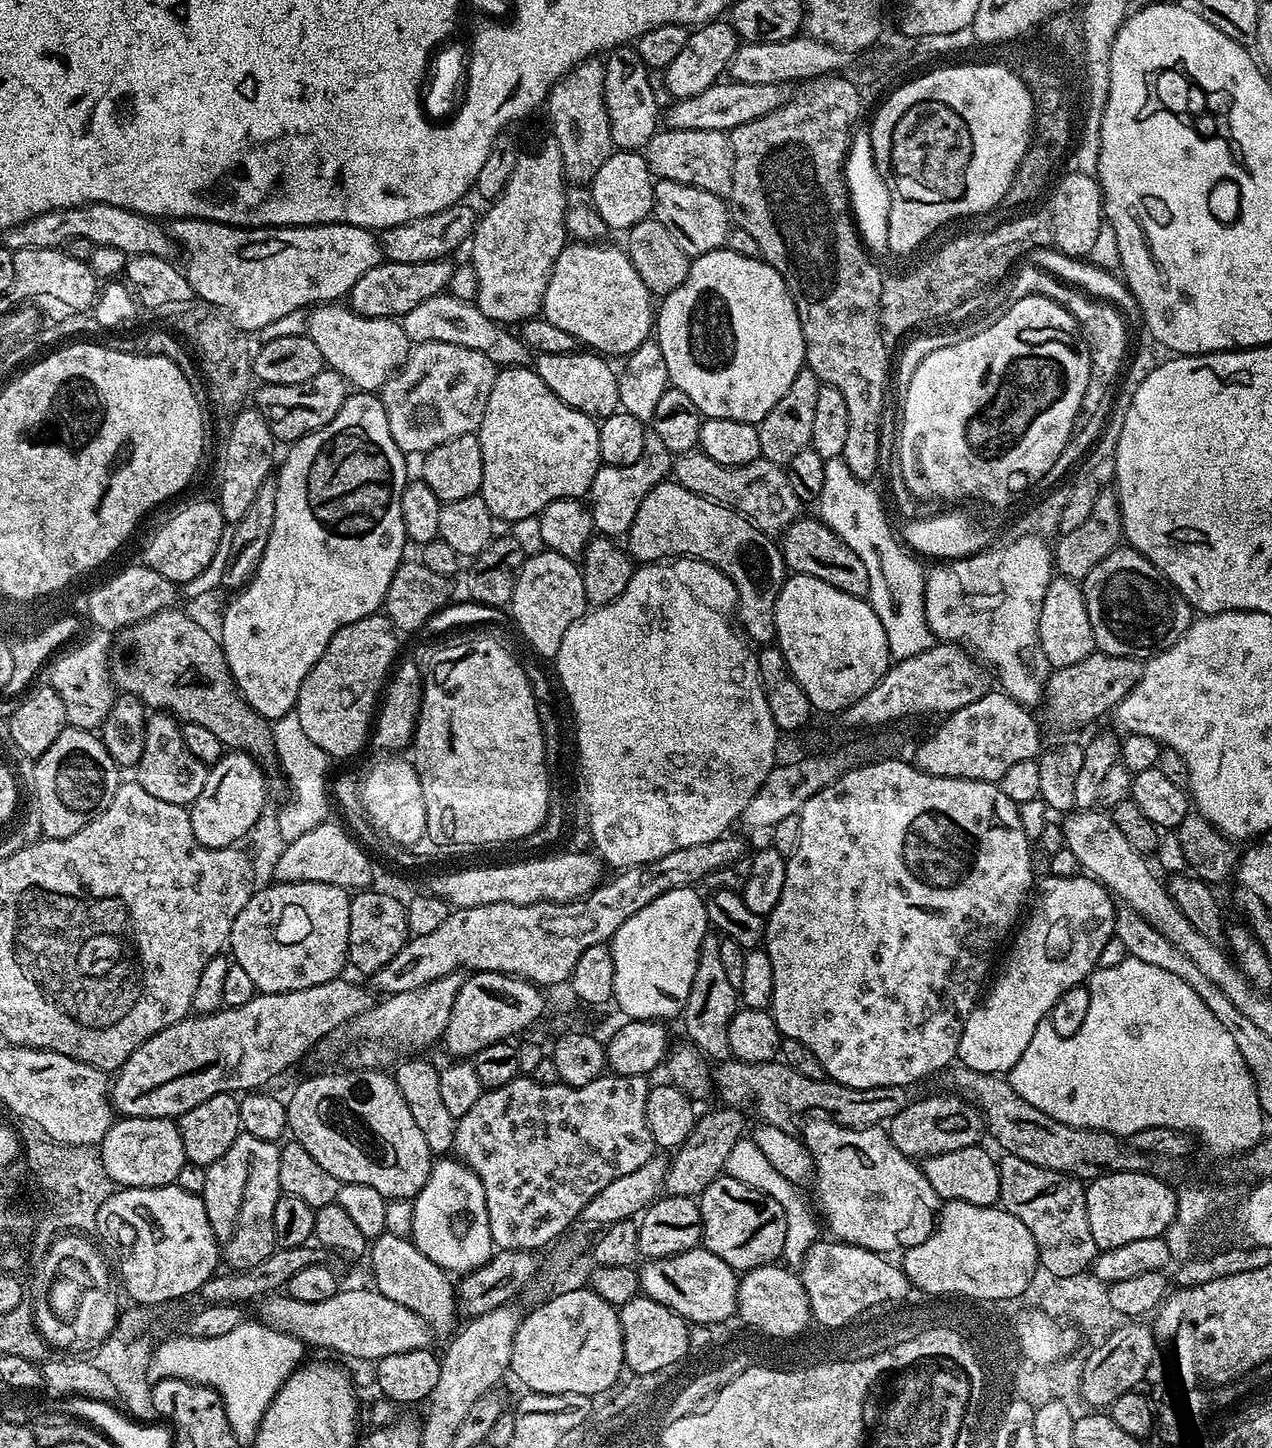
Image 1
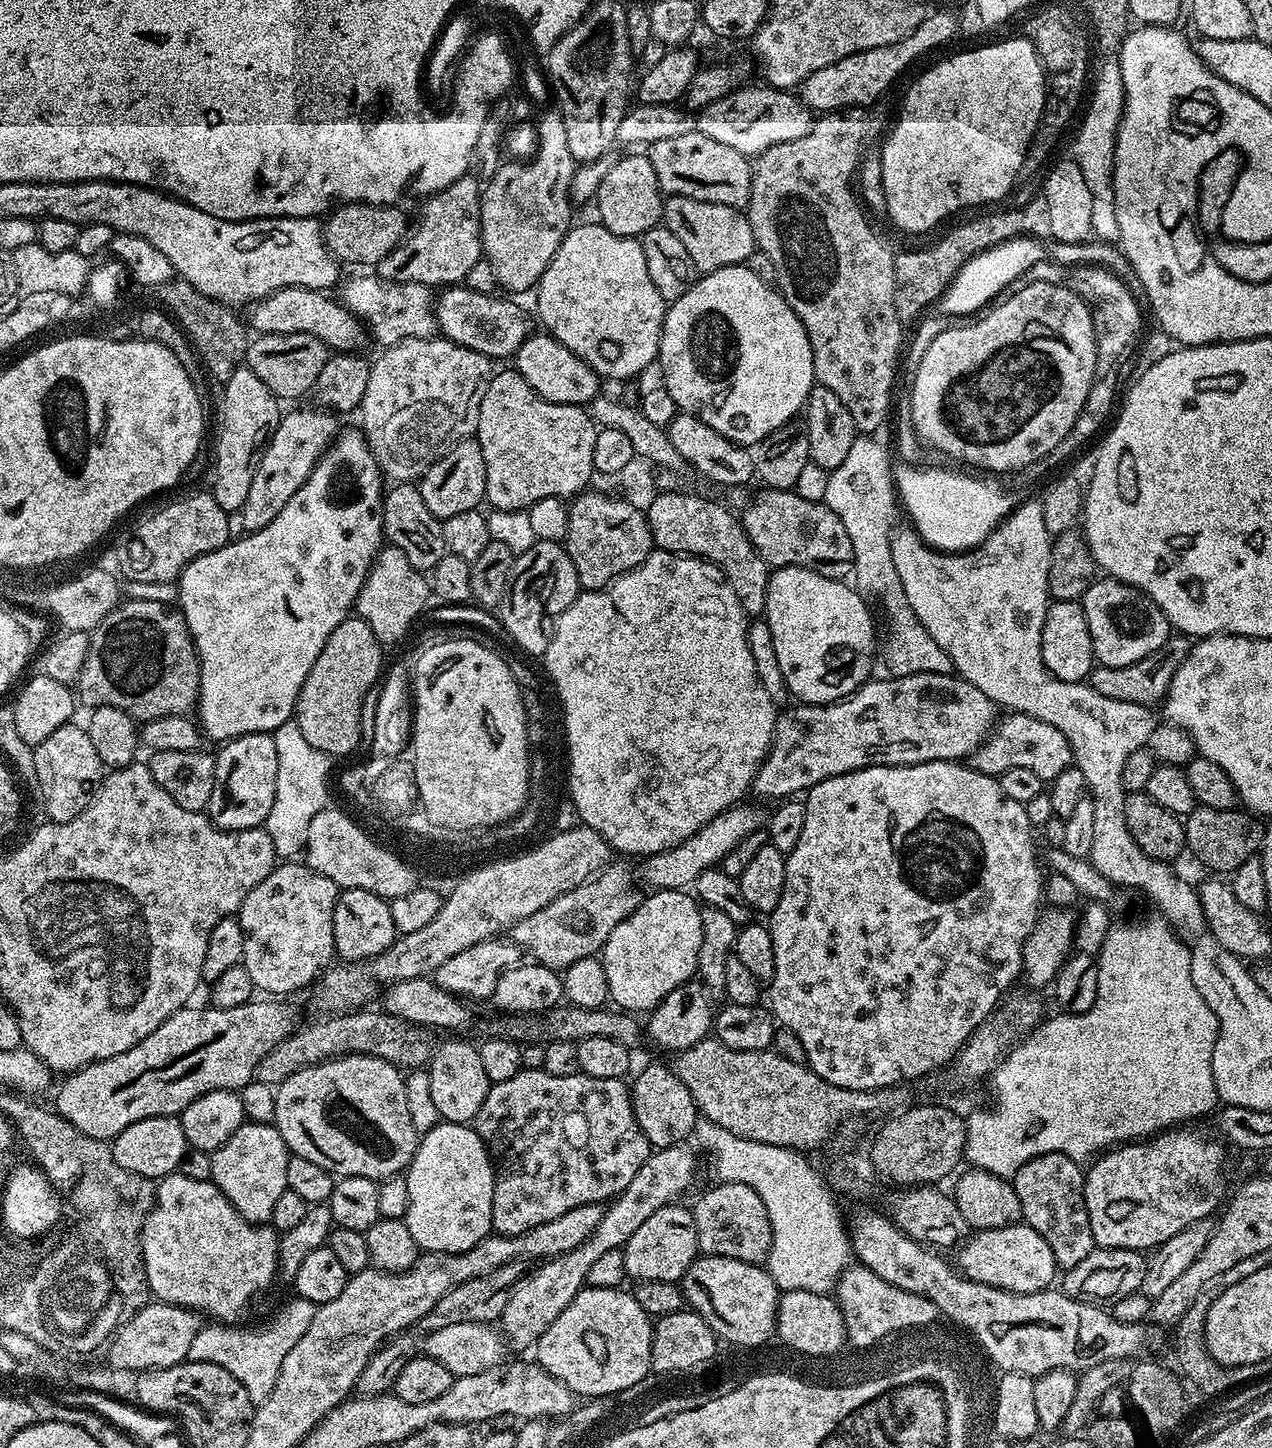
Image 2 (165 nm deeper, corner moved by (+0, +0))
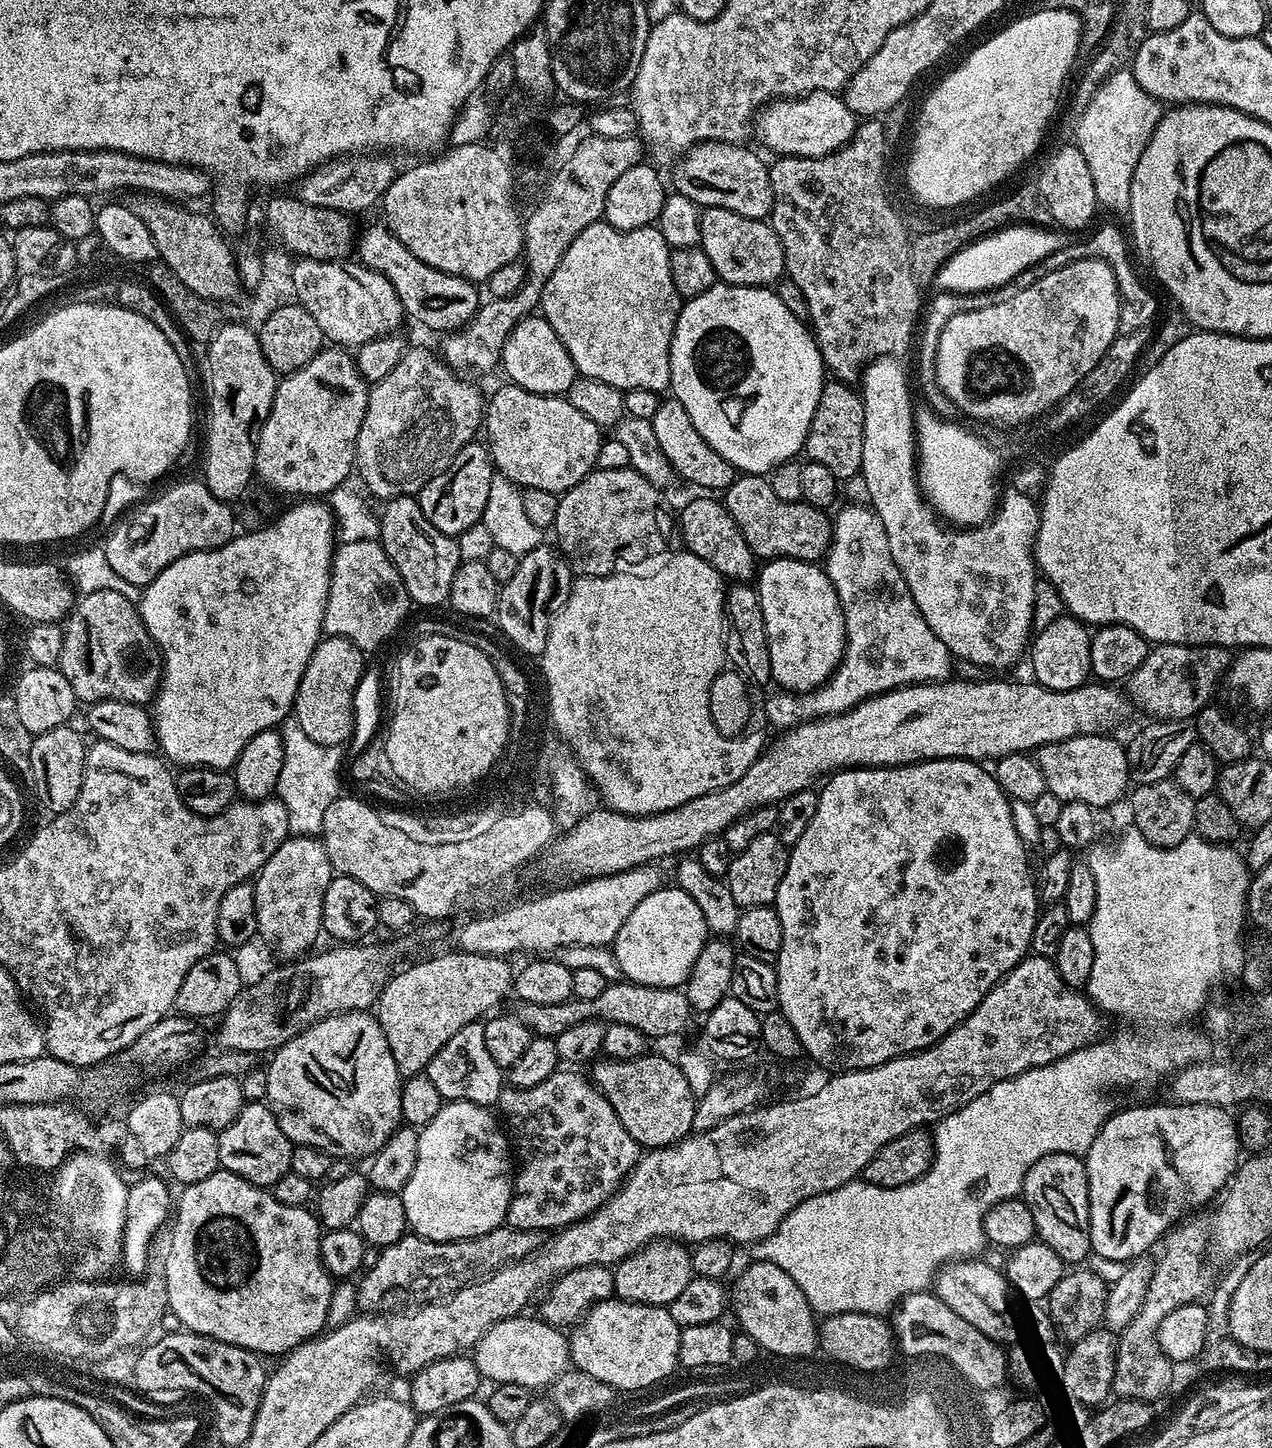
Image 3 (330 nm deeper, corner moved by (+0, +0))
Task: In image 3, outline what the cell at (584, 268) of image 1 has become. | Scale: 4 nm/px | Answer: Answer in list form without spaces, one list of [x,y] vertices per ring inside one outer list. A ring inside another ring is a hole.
[[[597,222],[586,226],[586,230],[582,230],[582,234],[578,234],[578,238],[574,238],[574,242],[570,242],[562,262],[558,262],[558,270],[554,270],[554,274],[550,274],[550,282],[546,282],[544,293],[540,296],[542,315],[550,322],[550,326],[558,334],[558,338],[562,338],[570,358],[576,363],[579,375],[598,378],[598,382],[606,382],[621,390],[641,388],[642,390],[654,390],[661,394],[669,391],[672,382],[670,378],[670,346],[681,307],[682,298],[678,294],[678,290],[674,290],[674,278],[670,278],[670,249],[666,238],[660,233],[659,227],[649,226],[629,232],[620,232],[617,228],[609,226],[607,222]]]

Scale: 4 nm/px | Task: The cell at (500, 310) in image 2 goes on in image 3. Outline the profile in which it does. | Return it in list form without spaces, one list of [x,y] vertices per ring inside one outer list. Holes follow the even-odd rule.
[[[383,222],[372,224],[364,232],[364,237],[359,237],[358,248],[360,244],[359,263],[365,268],[380,272],[390,282],[390,286],[394,286],[394,291],[398,293],[398,298],[402,302],[405,313],[409,317],[412,316],[420,324],[425,324],[428,328],[433,328],[439,334],[447,334],[457,328],[463,328],[470,322],[470,318],[477,310],[478,299],[476,300],[477,285],[471,280],[463,280],[460,276],[454,274],[446,274],[442,270],[438,270],[434,266],[426,266],[426,262],[422,262],[418,258],[414,258],[414,254],[410,254],[410,250],[406,250],[406,246],[402,246],[402,242],[398,242],[398,238],[388,229],[388,225]]]

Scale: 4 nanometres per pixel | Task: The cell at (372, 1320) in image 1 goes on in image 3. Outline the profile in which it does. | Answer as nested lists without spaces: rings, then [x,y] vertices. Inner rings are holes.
[[[517,1314],[496,1324],[492,1324],[476,1344],[472,1357],[483,1379],[492,1380],[494,1384],[518,1383],[529,1390],[549,1387],[557,1378],[569,1369],[571,1361],[571,1347],[567,1335],[561,1330],[546,1323],[540,1317],[529,1314]]]

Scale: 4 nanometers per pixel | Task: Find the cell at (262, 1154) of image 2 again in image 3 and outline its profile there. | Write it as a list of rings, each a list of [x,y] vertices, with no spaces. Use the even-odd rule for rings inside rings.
[[[264,1102],[245,1103],[244,1109],[230,1122],[230,1126],[219,1129],[218,1156],[223,1171],[233,1172],[246,1178],[260,1188],[271,1189],[273,1184],[290,1171],[290,1154],[293,1143],[282,1134],[276,1115]]]

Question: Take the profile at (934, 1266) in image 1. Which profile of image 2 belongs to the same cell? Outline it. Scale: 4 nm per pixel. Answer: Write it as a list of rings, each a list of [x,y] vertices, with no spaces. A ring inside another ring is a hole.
[[[1023,1222],[973,1231],[959,1245],[959,1252],[958,1268],[964,1277],[1007,1292],[1042,1292],[1051,1285],[1048,1283],[1058,1276],[1054,1254],[1050,1246],[1046,1246],[1046,1238],[1042,1238],[1038,1230]]]

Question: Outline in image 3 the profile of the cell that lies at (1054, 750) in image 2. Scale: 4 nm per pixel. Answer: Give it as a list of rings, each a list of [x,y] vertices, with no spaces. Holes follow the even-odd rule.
[[[1111,735],[1075,736],[1035,749],[1034,755],[1046,778],[1048,791],[1058,794],[1060,800],[1086,802],[1097,810],[1118,803],[1123,796],[1125,799],[1130,788],[1128,754],[1123,743],[1119,744],[1108,736]]]

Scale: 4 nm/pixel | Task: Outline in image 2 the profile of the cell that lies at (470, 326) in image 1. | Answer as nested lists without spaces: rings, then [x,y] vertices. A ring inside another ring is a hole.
[[[375,274],[369,276],[356,276],[353,280],[345,279],[339,289],[338,296],[344,307],[354,313],[364,323],[364,327],[373,341],[377,340],[380,346],[397,344],[410,338],[422,338],[431,340],[437,335],[436,309],[434,307],[434,292],[425,284],[389,284]]]

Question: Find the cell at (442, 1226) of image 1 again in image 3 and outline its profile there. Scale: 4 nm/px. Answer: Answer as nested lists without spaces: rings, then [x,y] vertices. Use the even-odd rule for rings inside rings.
[[[454,1100],[442,1105],[432,1121],[419,1129],[414,1172],[402,1191],[408,1227],[415,1235],[428,1240],[474,1240],[507,1221],[508,1204],[512,1201],[514,1160],[510,1155],[509,1137],[501,1125],[501,1129],[496,1125],[497,1117],[492,1114],[477,1104]]]

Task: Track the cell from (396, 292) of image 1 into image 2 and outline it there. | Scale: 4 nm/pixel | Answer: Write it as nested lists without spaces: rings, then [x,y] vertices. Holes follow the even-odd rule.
[[[465,174],[446,190],[427,197],[421,203],[420,229],[405,236],[393,252],[375,264],[375,275],[389,284],[425,284],[433,290],[459,285],[484,251],[480,237],[481,195],[481,181]]]

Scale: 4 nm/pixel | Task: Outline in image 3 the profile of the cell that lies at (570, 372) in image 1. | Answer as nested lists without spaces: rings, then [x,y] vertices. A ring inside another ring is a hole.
[[[540,314],[527,316],[525,320],[518,322],[518,326],[514,326],[510,338],[506,338],[500,364],[511,383],[543,396],[559,396],[567,393],[568,387],[578,375],[576,363],[570,358],[562,338],[558,338],[550,322]]]

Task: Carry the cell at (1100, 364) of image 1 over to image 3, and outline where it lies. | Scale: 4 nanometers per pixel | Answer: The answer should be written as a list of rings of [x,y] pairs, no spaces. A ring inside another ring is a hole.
[[[1100,228],[1089,240],[1084,240],[1081,244],[1065,243],[1057,252],[1050,253],[1037,264],[1027,268],[1025,272],[1019,272],[1012,281],[1016,283],[1016,289],[1021,292],[1038,278],[1046,278],[1048,272],[1058,270],[1075,260],[1104,260],[1110,266],[1110,270],[1114,270],[1114,278],[1120,291],[1120,332],[1133,332],[1139,328],[1148,328],[1151,325],[1152,315],[1156,312],[1156,300],[1148,293],[1147,286],[1140,281],[1139,274],[1132,269],[1132,260],[1128,257],[1130,244],[1126,236],[1125,240],[1123,234],[1116,228]]]

